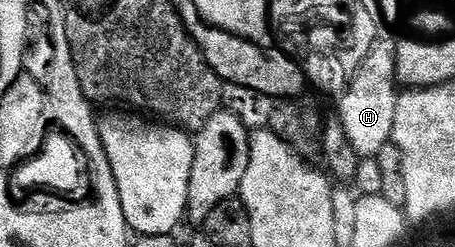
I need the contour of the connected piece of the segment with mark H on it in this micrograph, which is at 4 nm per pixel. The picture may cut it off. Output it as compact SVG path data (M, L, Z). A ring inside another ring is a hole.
M378 41L339 98L339 125L343 132L347 132L347 140L351 140L353 151L362 156L376 156L383 147L390 145L395 128L395 104L399 93L396 48L392 41L385 41Z

